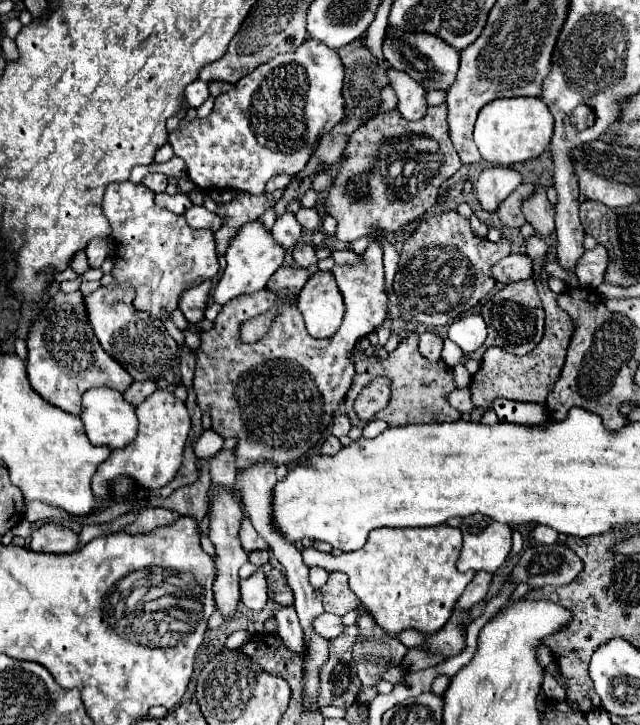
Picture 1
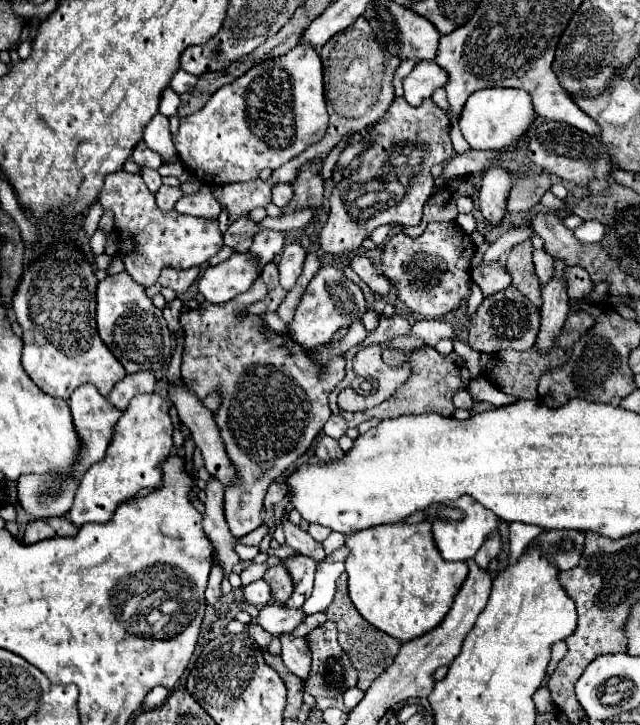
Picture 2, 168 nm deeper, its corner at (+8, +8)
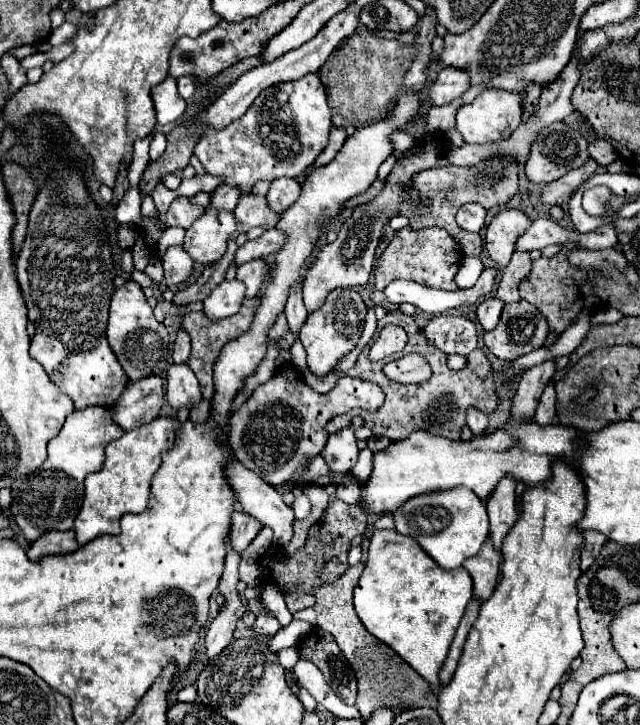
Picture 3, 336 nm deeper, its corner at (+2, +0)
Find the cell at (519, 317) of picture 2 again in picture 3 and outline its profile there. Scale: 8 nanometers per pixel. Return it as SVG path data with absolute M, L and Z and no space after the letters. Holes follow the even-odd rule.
M520 300L520 302L514 302L514 304L506 304L504 310L502 310L502 318L496 326L496 330L490 330L484 334L484 344L486 348L500 360L508 360L508 362L514 362L516 358L532 352L532 350L538 350L544 346L544 340L548 336L548 324L546 324L546 318L538 312L536 306L532 306L530 302L526 300Z

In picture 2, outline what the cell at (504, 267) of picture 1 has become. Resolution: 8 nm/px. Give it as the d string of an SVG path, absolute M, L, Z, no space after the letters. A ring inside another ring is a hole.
M496 260L496 262L490 262L490 264L482 262L480 266L476 266L474 272L472 272L472 280L482 288L484 296L490 296L490 294L510 286L512 276L508 274L506 266L500 260Z

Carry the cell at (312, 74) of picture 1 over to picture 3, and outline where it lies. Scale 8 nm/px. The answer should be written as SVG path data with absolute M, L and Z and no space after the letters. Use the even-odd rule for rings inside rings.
M308 74L296 82L270 86L252 102L242 118L220 132L208 130L196 144L194 156L208 174L224 176L226 184L250 192L258 180L272 182L282 176L302 176L326 148L330 126L332 120L324 86L318 74Z

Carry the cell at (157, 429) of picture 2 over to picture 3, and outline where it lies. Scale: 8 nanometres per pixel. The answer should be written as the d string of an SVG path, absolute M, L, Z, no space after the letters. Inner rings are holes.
M158 416L152 424L126 432L124 436L106 446L106 460L102 470L86 476L84 502L74 520L76 542L80 546L88 544L90 540L102 534L112 536L120 534L118 522L122 514L126 512L140 514L146 510L150 496L150 480L158 466L162 464L162 452L172 446L174 446L174 424L166 416Z

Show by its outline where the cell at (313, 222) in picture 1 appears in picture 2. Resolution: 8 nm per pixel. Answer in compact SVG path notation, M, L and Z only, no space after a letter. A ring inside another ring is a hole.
M276 186L274 188L274 192L272 192L272 202L276 204L276 206L288 206L290 204L290 200L294 198L294 194L292 194L294 190L292 190L292 186Z

